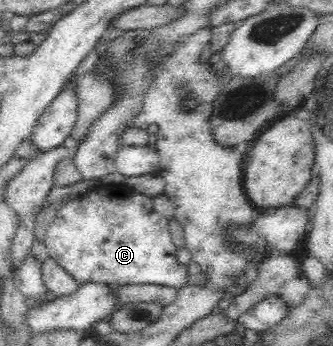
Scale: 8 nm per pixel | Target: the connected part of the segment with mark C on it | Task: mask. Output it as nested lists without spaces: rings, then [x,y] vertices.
[[[117,188],[113,193],[109,192],[109,195],[104,195],[103,191],[91,191],[86,195],[81,195],[80,197],[73,197],[65,203],[58,207],[57,214],[54,217],[55,221],[49,225],[46,235],[44,237],[44,244],[47,247],[47,252],[49,252],[49,258],[55,260],[63,270],[69,273],[70,277],[75,279],[75,282],[79,286],[87,283],[99,283],[99,284],[109,284],[109,285],[130,285],[130,284],[156,284],[163,285],[166,287],[173,287],[179,290],[188,284],[188,272],[187,265],[183,265],[177,262],[177,251],[178,248],[175,247],[171,239],[171,233],[169,232],[168,220],[163,218],[163,215],[159,214],[153,207],[153,200],[151,197],[143,195],[139,192],[132,193],[119,193]]]

